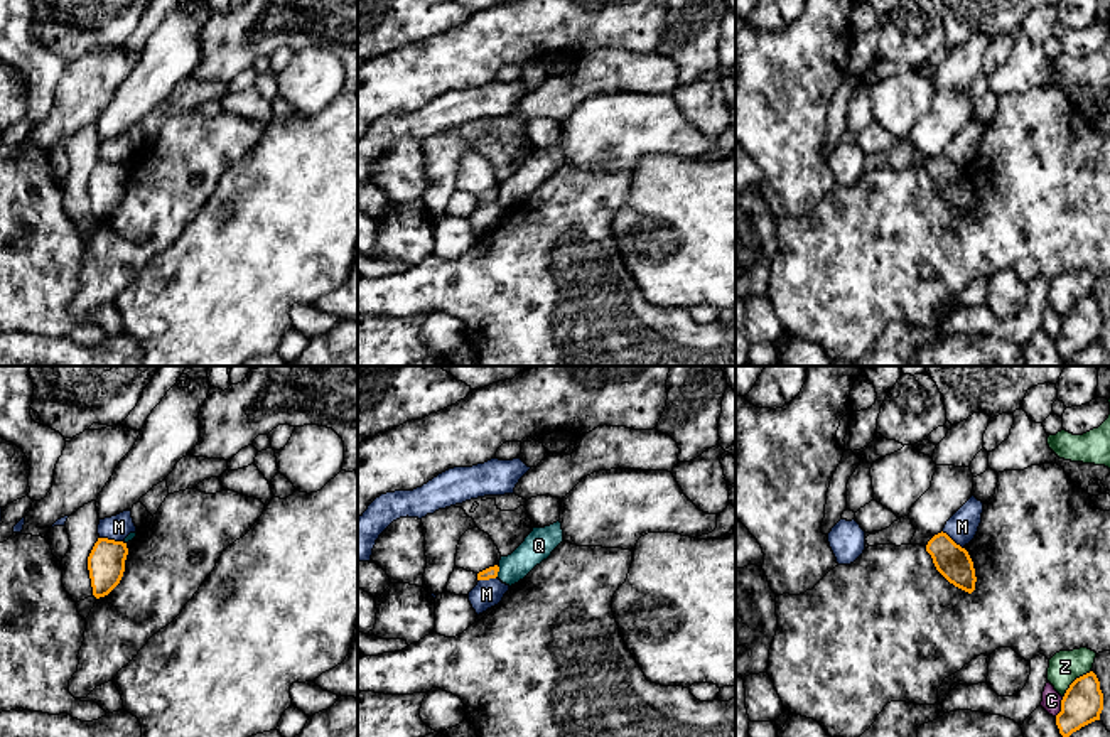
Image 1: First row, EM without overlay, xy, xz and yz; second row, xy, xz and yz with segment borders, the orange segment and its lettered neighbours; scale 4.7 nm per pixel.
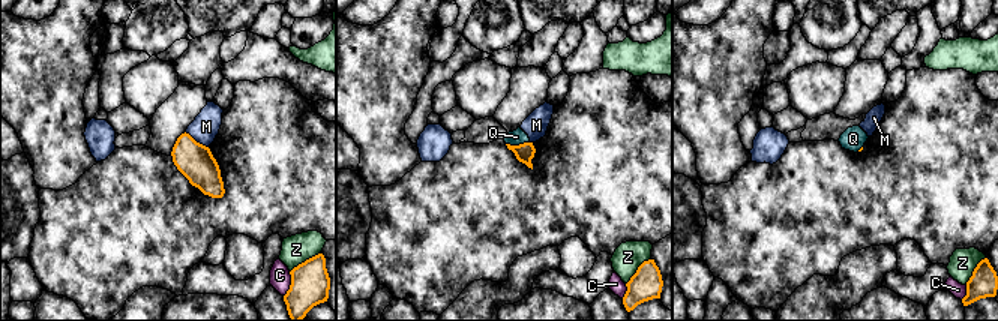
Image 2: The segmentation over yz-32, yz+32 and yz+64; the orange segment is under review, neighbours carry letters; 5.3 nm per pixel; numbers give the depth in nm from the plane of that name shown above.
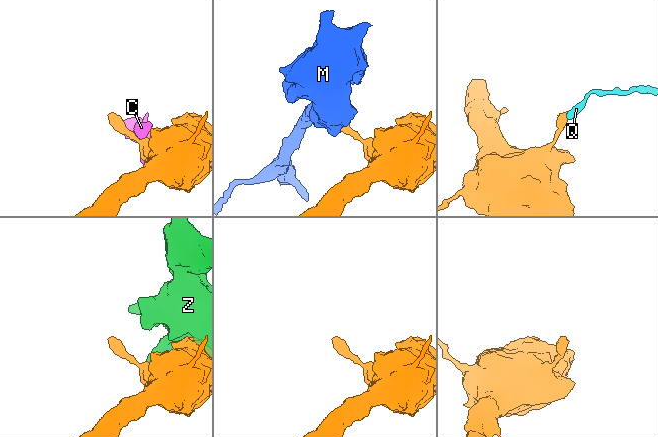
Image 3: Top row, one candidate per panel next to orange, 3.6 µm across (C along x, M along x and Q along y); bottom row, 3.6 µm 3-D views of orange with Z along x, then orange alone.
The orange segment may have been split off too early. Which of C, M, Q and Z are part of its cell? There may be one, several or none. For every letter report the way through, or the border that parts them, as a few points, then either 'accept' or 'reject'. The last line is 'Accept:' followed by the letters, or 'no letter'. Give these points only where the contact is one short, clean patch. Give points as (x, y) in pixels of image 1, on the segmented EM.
C: reject
M: border xy (100, 537), (123, 543); reject
Q: border xz (500, 567), (496, 575); reject
Z: reject
Accept: no letter

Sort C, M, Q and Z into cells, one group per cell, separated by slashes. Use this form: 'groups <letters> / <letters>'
groups C / M / Q / Z

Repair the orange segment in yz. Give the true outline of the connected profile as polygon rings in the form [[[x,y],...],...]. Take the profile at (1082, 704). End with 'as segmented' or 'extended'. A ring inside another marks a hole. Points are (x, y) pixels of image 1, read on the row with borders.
[[[1093,671],[1076,678],[1061,700],[1061,712],[1056,725],[1063,737],[1070,737],[1081,727],[1100,720],[1103,710],[1103,693]]]; as segmented

